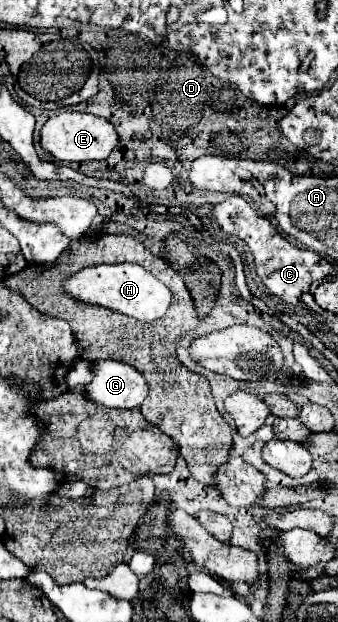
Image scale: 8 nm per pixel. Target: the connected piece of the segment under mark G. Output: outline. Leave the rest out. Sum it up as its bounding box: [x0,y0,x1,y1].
[85,360,149,408]

